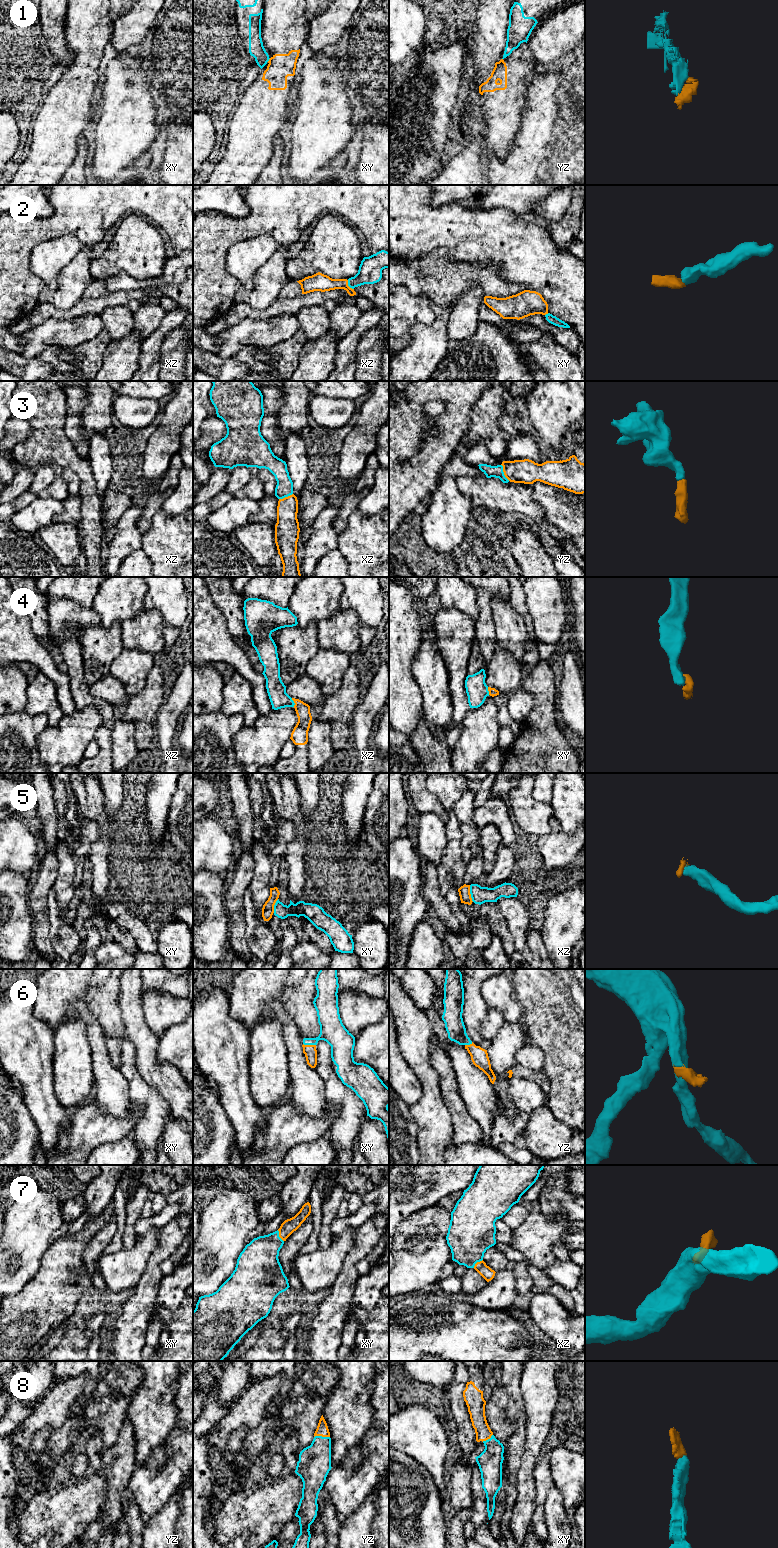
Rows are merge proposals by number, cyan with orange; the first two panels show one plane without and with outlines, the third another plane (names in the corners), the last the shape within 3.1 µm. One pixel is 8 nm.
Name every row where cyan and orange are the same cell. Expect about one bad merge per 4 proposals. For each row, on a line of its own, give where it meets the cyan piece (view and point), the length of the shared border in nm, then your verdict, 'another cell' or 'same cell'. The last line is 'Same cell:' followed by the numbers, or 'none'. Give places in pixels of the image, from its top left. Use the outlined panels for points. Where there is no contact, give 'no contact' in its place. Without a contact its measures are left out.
1: contact xy (268, 60); length 40 nm; another cell
2: contact xz (348, 285); length 90 nm; same cell
3: contact yz (503, 472); length 150 nm; same cell
4: contact xz (293, 702); length 80 nm; same cell
5: contact xz (470, 893); length 140 nm; another cell
6: contact xy (309, 1044); length 110 nm; same cell
7: contact xy (278, 1236); length 110 nm; same cell
8: contact yz (321, 1436); length 130 nm; same cell
Same cell: 2, 3, 4, 6, 7, 8

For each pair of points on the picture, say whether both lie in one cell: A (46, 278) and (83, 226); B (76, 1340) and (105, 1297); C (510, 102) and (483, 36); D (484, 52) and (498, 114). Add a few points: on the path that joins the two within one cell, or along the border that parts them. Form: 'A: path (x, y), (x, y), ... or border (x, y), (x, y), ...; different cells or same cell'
A: border (52, 238), (73, 234), (86, 245); different cells
B: path (78, 1328), (78, 1319), (93, 1304); same cell
C: path (503, 86), (488, 69), (488, 52); same cell
D: path (487, 67), (498, 79), (498, 99); same cell

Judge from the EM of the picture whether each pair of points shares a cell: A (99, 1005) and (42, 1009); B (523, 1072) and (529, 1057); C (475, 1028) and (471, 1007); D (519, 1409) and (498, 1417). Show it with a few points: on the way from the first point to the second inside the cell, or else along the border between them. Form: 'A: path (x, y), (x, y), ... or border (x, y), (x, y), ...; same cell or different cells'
A: border (91, 987), (86, 995), (86, 1005), (101, 1026); different cells
B: border (517, 1062), (534, 1070), (542, 1070); different cells
C: path (473, 1023), (473, 1012); same cell
D: border (505, 1391), (506, 1420), (511, 1426), (508, 1437); different cells

